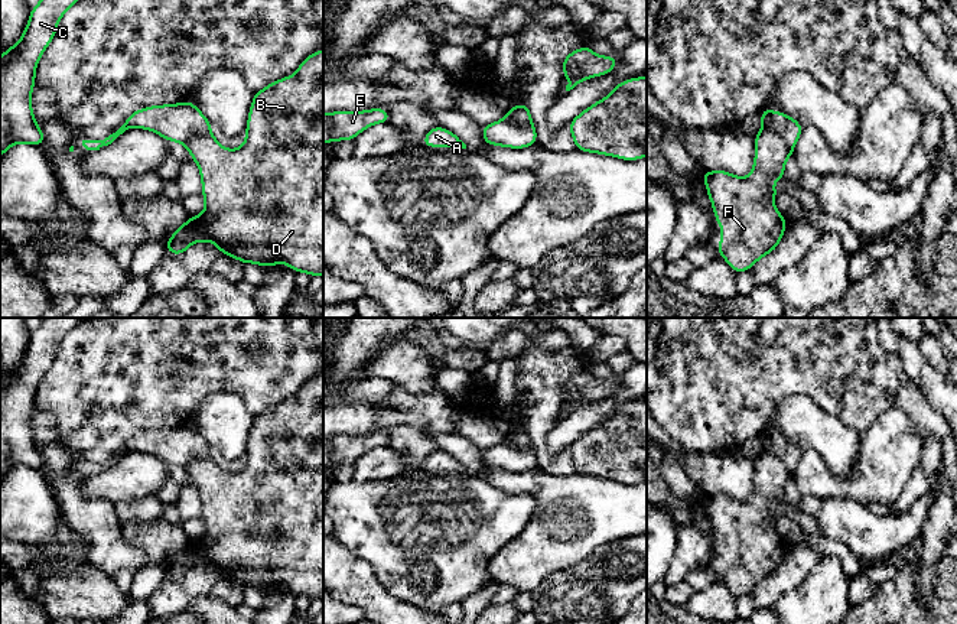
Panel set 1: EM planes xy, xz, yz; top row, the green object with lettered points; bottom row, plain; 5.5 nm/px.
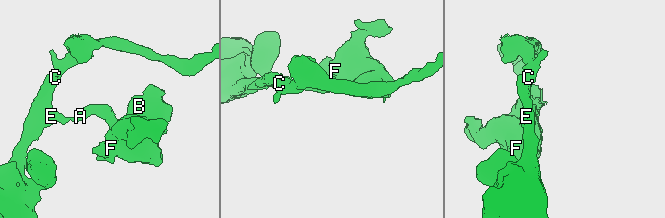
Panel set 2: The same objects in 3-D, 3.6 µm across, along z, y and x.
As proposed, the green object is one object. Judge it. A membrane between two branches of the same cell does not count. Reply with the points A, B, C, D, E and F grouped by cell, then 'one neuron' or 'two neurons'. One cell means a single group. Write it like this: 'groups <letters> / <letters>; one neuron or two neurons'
groups A C E / B D F; two neurons

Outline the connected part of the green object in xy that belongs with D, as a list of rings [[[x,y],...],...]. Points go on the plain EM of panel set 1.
[[[323,373],[307,380],[292,399],[274,404],[254,417],[245,459],[244,468],[237,474],[222,471],[212,458],[195,459],[185,467],[189,478],[201,494],[202,519],[206,530],[201,539],[189,540],[189,543],[173,556],[166,565],[166,573],[170,578],[183,578],[192,566],[211,565],[217,568],[219,576],[228,578],[244,588],[257,586],[267,592],[268,589],[284,586],[296,597],[305,595],[309,599],[323,599]]]

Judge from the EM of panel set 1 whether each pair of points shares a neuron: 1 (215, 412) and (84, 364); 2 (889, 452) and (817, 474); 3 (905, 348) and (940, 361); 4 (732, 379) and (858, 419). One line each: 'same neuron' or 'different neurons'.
1: different neurons
2: same neuron
3: different neurons
4: same neuron

